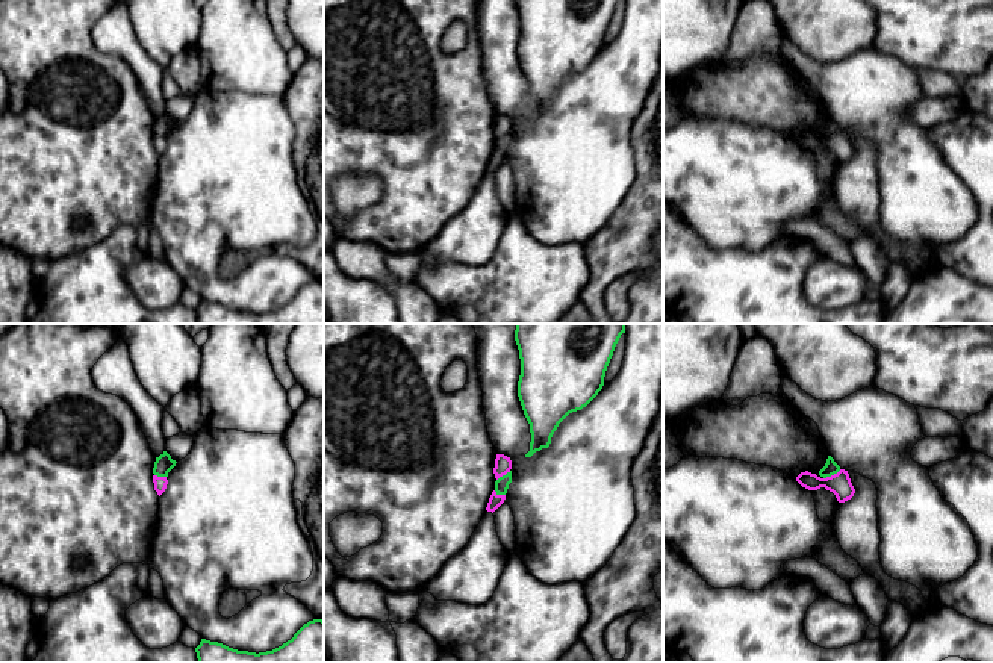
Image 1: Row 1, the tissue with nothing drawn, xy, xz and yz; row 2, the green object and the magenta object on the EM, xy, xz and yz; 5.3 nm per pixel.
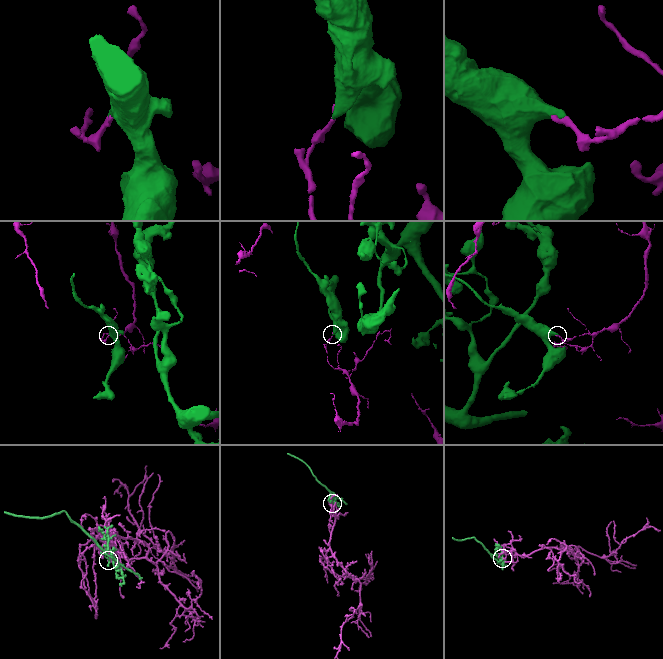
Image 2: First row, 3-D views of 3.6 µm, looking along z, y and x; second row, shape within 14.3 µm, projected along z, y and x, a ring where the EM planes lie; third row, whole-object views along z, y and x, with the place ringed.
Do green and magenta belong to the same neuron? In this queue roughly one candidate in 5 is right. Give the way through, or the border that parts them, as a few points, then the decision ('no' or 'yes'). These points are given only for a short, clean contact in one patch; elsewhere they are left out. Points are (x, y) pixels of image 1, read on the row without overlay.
along yz (840, 130), (824, 140) | no

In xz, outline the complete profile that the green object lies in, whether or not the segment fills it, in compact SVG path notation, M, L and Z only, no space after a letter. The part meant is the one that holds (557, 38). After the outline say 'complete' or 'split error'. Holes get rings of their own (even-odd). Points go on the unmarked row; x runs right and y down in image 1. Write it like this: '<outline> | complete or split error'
M515 0L521 36L518 58L530 85L531 103L525 118L548 109L559 85L586 68L602 50L604 38L619 0Z | complete

